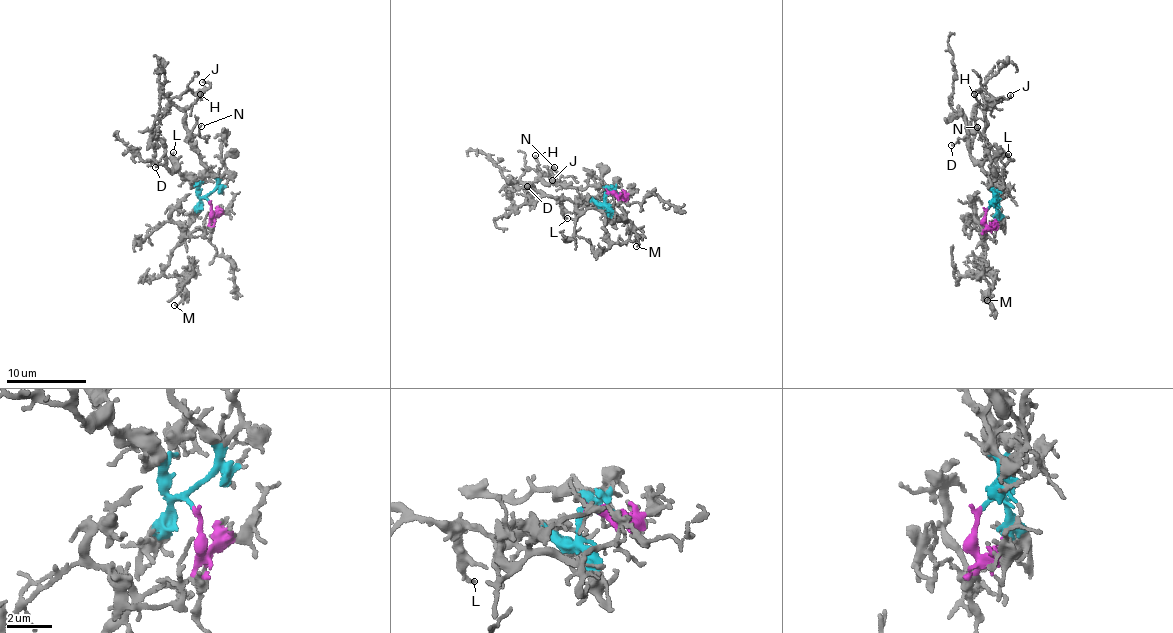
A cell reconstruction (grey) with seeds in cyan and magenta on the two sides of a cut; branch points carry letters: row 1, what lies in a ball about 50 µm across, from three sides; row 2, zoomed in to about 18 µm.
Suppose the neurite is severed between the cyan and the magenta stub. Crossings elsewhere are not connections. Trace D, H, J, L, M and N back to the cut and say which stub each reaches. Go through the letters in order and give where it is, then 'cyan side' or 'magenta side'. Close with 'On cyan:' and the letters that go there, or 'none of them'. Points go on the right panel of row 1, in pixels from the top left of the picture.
D: (951, 145) | cyan side
H: (974, 94) | cyan side
J: (1010, 95) | cyan side
L: (1008, 154) | cyan side
M: (987, 300) | magenta side
N: (977, 127) | cyan side
On cyan: D, H, J, L, N

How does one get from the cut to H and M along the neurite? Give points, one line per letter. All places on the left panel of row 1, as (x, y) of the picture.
H: (208, 201), (207, 195), (216, 185), (216, 175), (201, 161), (193, 133), (186, 125), (186, 110), (200, 93)
M: (209, 202), (212, 219), (171, 251), (169, 267), (163, 270), (183, 287), (182, 300), (174, 305)

